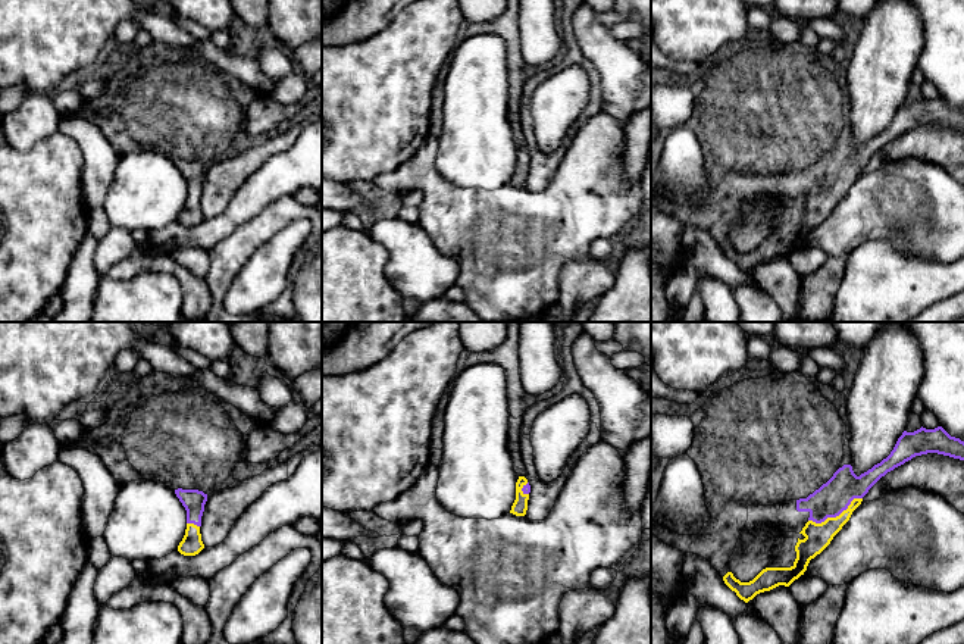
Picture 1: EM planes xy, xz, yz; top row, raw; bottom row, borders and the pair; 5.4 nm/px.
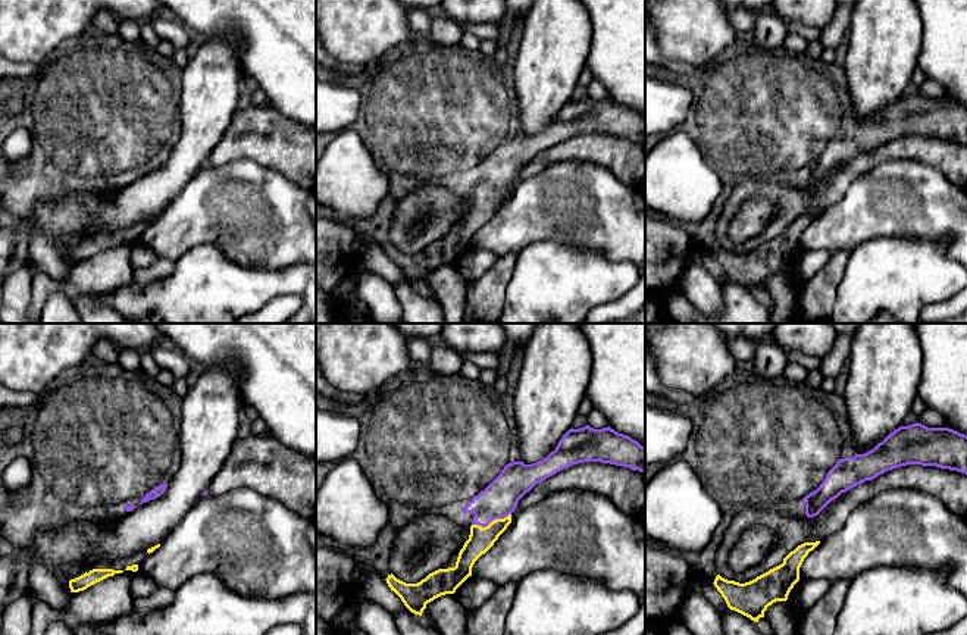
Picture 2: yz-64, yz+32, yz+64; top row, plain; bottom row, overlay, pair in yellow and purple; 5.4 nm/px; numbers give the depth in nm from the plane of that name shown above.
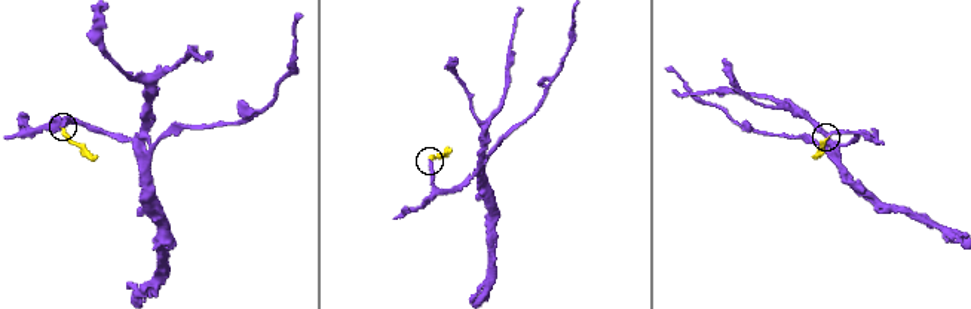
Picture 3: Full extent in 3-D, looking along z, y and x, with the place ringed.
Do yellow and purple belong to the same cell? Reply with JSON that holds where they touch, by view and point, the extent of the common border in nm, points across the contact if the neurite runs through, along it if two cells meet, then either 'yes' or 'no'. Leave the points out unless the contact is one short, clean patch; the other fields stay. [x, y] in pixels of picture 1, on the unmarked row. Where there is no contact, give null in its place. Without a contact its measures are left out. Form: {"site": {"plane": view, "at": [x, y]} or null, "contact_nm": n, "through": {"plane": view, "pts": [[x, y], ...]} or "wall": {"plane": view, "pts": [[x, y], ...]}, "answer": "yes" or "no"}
{"site": {"plane": "yz", "at": [836, 187]}, "contact_nm": 320, "through": {"plane": "yz", "pts": [[817, 206], [836, 187], [835, 166]]}, "answer": "yes"}

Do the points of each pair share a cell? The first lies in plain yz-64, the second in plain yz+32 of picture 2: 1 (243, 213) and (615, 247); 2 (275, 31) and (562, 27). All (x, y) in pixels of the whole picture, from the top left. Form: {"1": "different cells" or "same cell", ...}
{"1": "same cell", "2": "different cells"}

